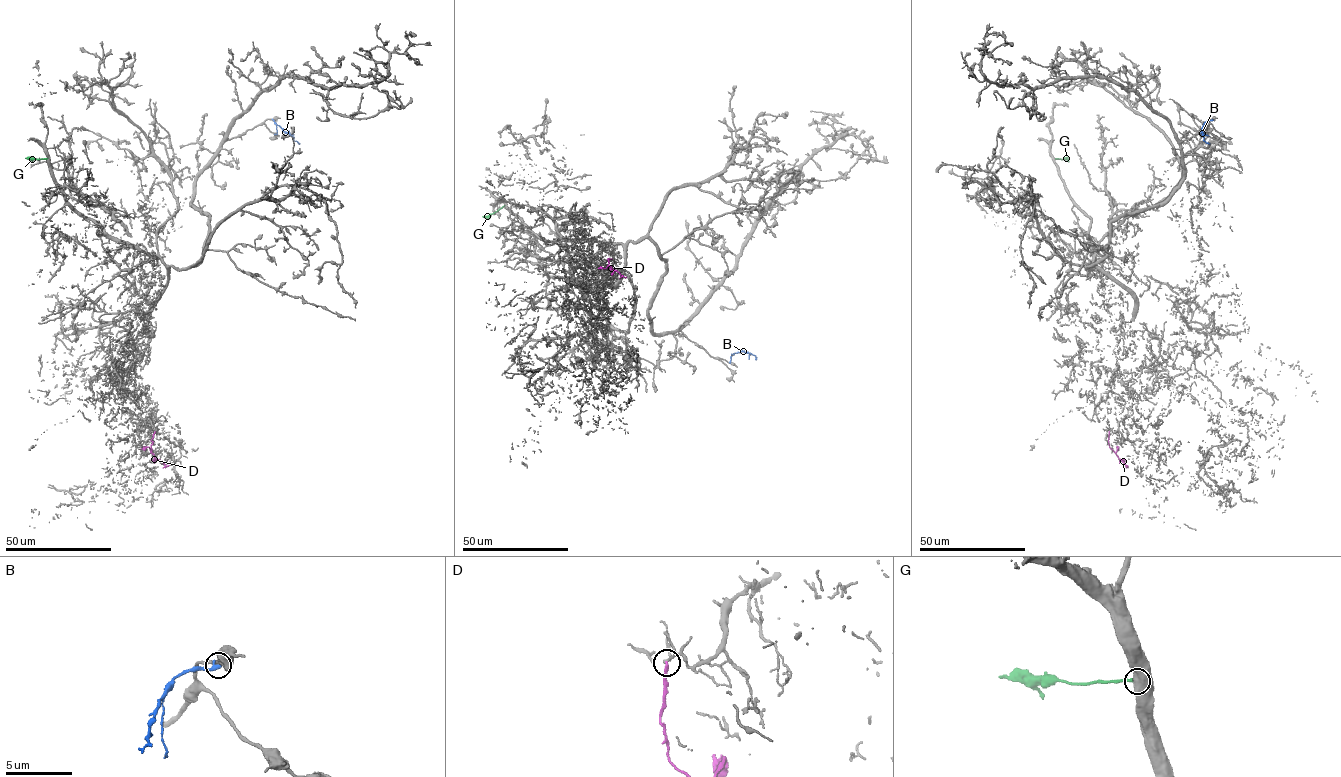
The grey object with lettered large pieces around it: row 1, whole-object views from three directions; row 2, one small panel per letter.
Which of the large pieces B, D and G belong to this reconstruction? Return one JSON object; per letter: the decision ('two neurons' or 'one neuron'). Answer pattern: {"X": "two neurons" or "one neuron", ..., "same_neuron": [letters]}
{"B": "two neurons", "D": "two neurons", "G": "one neuron", "same_neuron": ["G"]}

